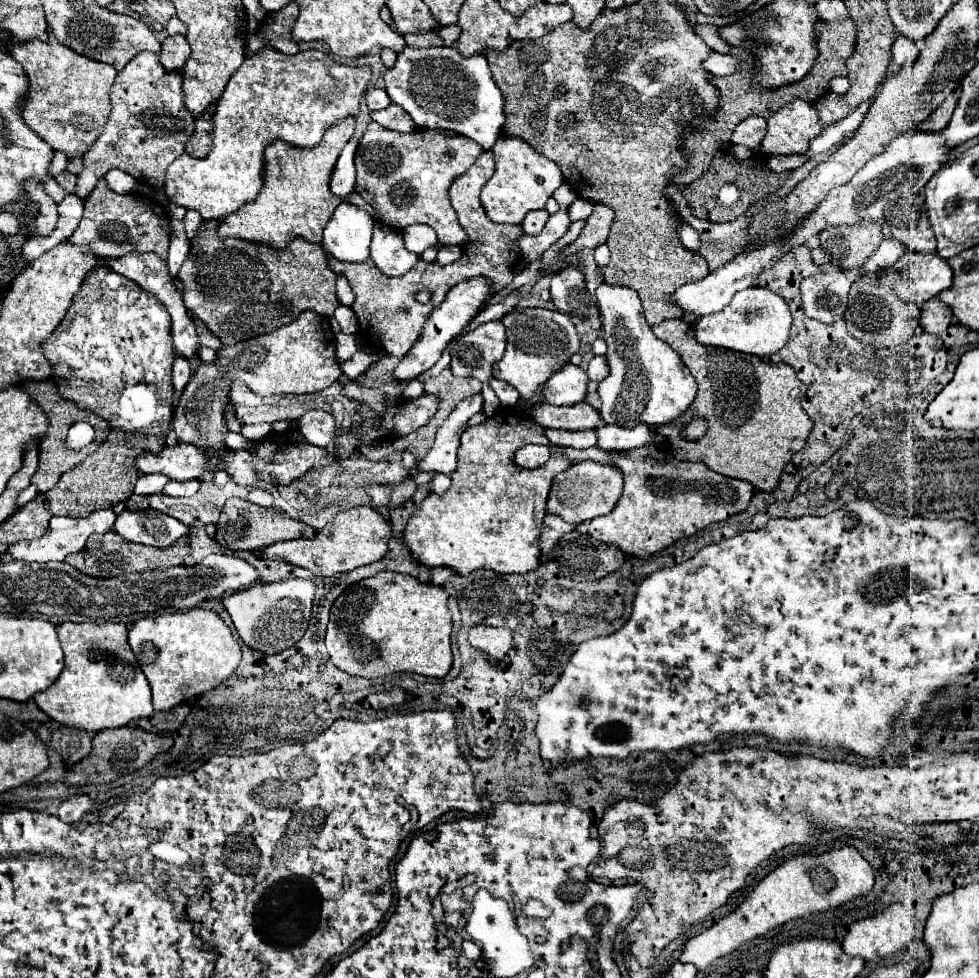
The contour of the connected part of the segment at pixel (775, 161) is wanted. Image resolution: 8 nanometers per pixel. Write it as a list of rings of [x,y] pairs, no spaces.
[[[771,156],[767,166],[771,172],[785,172],[785,170],[795,170],[801,164],[805,164],[805,156]]]

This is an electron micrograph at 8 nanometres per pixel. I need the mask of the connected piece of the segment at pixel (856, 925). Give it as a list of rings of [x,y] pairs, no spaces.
[[[891,904],[873,916],[851,922],[847,928],[847,934],[843,936],[841,946],[843,946],[845,954],[849,954],[849,956],[861,956],[867,962],[869,960],[877,962],[879,958],[895,954],[899,948],[907,946],[913,940],[913,924],[915,924],[913,914],[907,912],[907,908],[903,904]]]

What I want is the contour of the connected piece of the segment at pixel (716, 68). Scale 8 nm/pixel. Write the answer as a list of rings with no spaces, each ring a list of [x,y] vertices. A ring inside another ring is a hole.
[[[711,52],[703,64],[705,72],[713,74],[713,76],[727,76],[727,74],[733,74],[741,68],[739,60],[735,56],[727,56],[727,54],[717,54],[717,52]]]

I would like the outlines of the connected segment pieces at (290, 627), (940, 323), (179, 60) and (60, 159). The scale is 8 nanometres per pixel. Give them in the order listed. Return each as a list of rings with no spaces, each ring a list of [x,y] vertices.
[[[291,578],[285,582],[259,584],[255,588],[227,596],[223,598],[223,606],[227,608],[237,634],[249,648],[261,650],[265,654],[277,654],[289,648],[293,642],[301,640],[301,636],[305,634],[309,626],[313,596],[315,596],[313,580]]]
[[[939,298],[927,300],[921,308],[921,326],[925,332],[941,334],[943,330],[949,328],[951,320],[953,320],[951,308],[947,304],[943,304]]]
[[[169,36],[161,44],[159,60],[167,72],[181,72],[191,56],[191,48],[185,36]]]
[[[55,152],[53,162],[51,162],[51,166],[49,166],[49,176],[55,178],[57,174],[61,174],[61,172],[65,170],[65,166],[67,166],[67,160],[69,160],[69,158],[67,158],[63,152]]]

